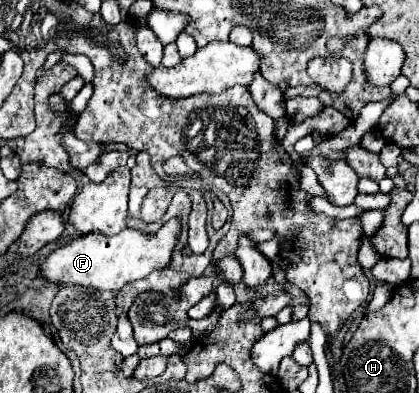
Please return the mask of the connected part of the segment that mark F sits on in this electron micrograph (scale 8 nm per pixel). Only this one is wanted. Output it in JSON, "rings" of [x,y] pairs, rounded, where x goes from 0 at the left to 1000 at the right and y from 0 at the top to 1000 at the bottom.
{"rings":[[[406,555],[377,590],[344,595],[329,585],[296,580],[286,595],[253,606],[243,595],[200,595],[172,606],[167,621],[153,621],[115,646],[95,672],[95,702],[110,718],[143,728],[200,728],[224,738],[267,738],[282,743],[301,723],[348,707],[363,687],[396,682],[406,672],[411,636],[430,601],[430,555]]]}

